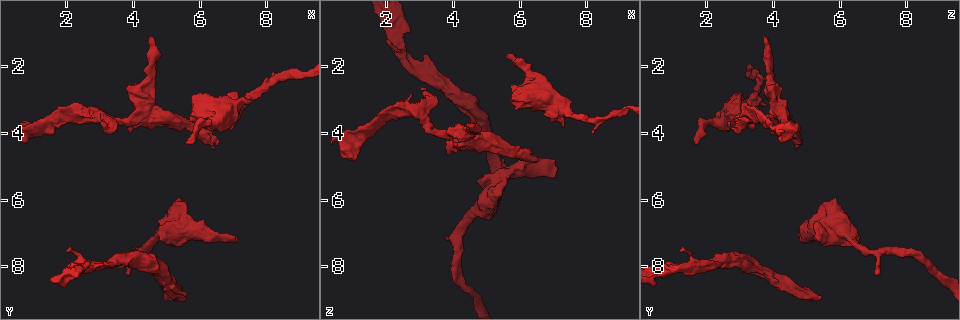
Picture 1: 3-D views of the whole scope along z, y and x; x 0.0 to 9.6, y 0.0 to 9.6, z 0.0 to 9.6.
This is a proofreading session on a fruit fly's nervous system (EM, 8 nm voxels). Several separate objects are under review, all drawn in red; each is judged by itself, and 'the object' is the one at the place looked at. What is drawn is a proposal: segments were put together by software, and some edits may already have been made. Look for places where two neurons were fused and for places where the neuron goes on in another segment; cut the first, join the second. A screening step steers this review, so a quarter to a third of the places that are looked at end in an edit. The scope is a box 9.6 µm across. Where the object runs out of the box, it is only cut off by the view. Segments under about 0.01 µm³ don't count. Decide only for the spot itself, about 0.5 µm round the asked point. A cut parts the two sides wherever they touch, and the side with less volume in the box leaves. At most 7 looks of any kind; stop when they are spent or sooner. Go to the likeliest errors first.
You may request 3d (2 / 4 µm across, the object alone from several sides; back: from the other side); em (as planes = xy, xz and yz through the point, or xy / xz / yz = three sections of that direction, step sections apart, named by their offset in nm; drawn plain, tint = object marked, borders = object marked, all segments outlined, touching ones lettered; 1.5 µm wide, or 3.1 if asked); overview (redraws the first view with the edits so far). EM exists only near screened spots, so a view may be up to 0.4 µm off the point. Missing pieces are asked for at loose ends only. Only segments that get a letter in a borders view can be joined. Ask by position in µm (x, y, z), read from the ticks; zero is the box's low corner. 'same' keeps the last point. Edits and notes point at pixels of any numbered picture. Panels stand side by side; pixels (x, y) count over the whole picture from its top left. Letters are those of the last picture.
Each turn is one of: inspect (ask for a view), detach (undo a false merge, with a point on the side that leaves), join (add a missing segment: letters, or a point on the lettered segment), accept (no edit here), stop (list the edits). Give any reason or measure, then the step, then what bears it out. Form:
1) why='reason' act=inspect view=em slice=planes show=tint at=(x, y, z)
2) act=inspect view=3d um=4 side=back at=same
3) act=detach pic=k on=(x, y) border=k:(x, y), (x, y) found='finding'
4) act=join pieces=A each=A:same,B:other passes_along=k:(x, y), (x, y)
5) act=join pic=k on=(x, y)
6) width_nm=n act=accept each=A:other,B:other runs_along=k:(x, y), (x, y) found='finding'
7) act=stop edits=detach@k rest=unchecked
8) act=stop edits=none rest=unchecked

why='free end' act=inspect view=3d um=4 side=back at=(7.10, 7.25, 5.35)

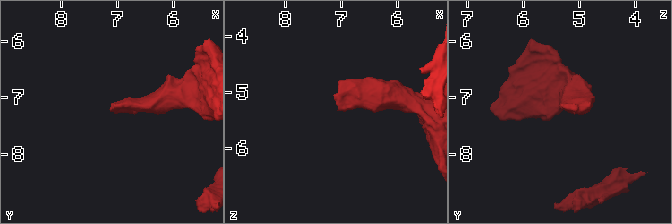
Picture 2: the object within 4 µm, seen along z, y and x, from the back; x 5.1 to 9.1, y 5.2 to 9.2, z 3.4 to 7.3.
why='need the tissue' act=inspect view=em slice=planes show=tint at=(7.00, 7.15, 5.30)

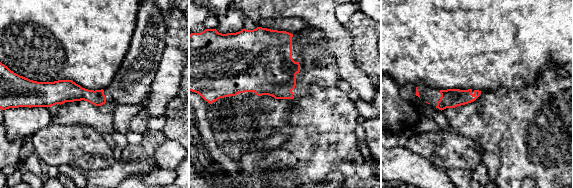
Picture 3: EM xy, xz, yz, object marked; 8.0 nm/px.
act=inspect view=em slice=planes show=borders at=same

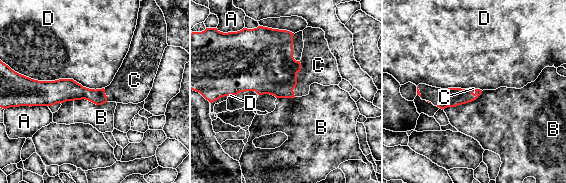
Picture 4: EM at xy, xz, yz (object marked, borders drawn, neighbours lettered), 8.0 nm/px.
longest_contact=D:600nm act=join pieces=C each=A:other,B:other,C:same,D:other passes_along=4:(268, 67), (296, 79), (318, 65) found='it goes on there'

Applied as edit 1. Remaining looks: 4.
why='branch stops here' act=inspect view=em slice=xy step=8 show=plain at=(5.60, 4.30, 1.70)

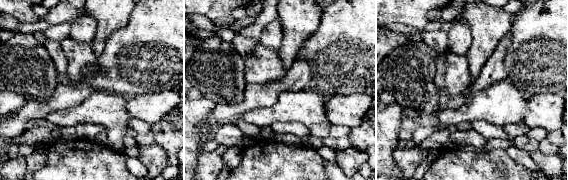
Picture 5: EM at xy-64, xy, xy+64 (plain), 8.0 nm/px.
act=inspect view=em slice=xy step=8 show=tint at=same

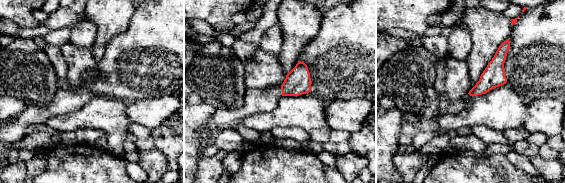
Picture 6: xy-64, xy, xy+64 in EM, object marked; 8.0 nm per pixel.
act=inspect view=em slice=xy step=8 show=borders at=same

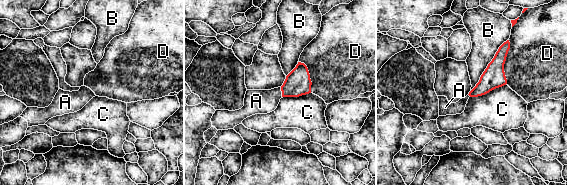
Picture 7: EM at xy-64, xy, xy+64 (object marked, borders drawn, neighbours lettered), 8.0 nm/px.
longest_contact=B:500nm act=join pieces=A each=A:same,B:other,C:other,D:other passes_along=7:(297, 83), (282, 92), (256, 101) found='the neuron continues'

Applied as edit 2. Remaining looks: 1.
act=stop edits=join@4,join@7 rest=unchecked

